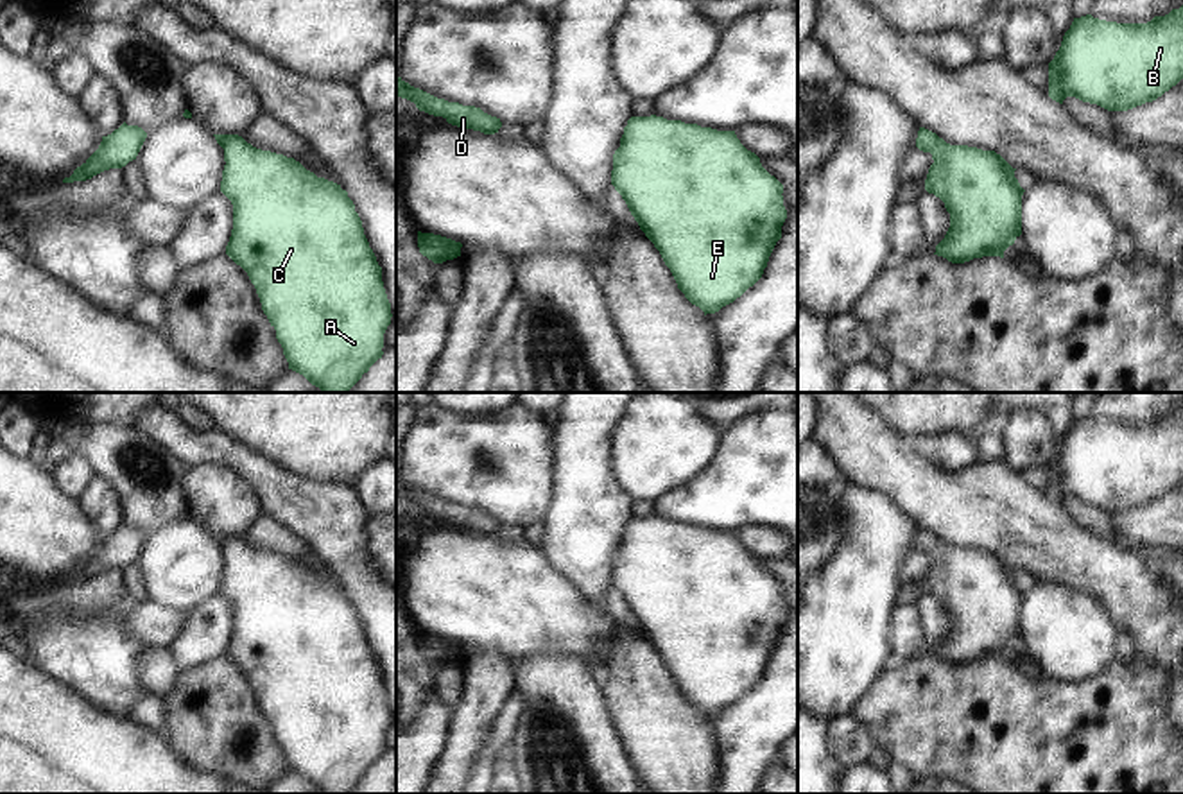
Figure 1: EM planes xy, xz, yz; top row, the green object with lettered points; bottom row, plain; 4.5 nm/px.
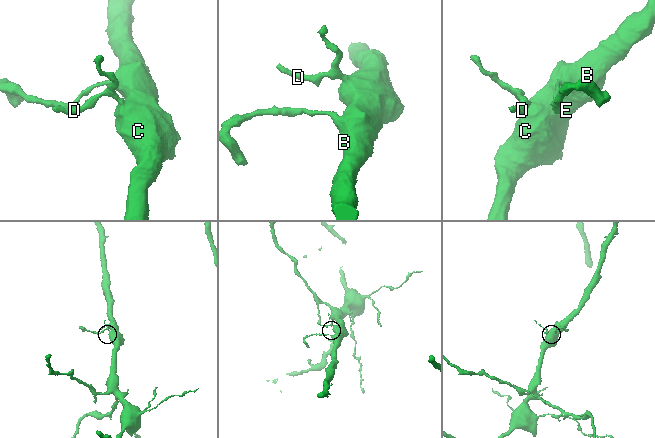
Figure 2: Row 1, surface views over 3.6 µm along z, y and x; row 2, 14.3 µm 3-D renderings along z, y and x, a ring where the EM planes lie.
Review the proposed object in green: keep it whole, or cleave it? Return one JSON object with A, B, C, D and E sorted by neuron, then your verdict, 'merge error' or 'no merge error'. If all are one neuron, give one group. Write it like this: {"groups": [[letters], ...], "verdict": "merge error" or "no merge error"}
{"groups": [["A", "B", "C", "D", "E"]], "verdict": "no merge error"}

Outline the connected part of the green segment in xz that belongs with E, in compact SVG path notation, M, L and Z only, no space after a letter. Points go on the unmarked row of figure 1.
M656 516L627 522L620 548L613 556L611 586L660 652L678 690L704 717L733 704L762 679L787 620L783 586L762 568L755 554L740 545L735 532L717 532Z

